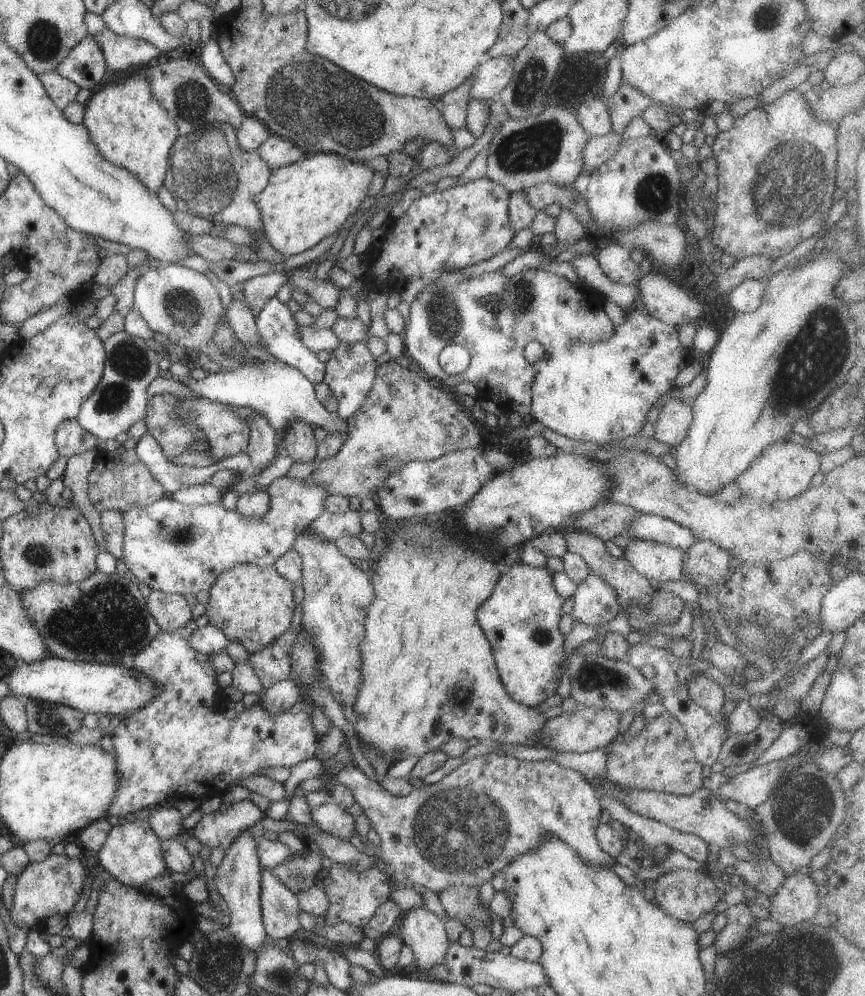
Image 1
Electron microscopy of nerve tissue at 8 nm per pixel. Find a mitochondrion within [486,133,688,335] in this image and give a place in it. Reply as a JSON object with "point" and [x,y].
{"point":[654,194]}

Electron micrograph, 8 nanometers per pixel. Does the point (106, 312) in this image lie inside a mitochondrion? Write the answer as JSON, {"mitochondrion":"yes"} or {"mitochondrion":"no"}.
{"mitochondrion":"no"}

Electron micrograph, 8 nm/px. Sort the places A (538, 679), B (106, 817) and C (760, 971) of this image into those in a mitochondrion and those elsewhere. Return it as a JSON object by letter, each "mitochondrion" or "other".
{"A":"other","B":"other","C":"mitochondrion"}

